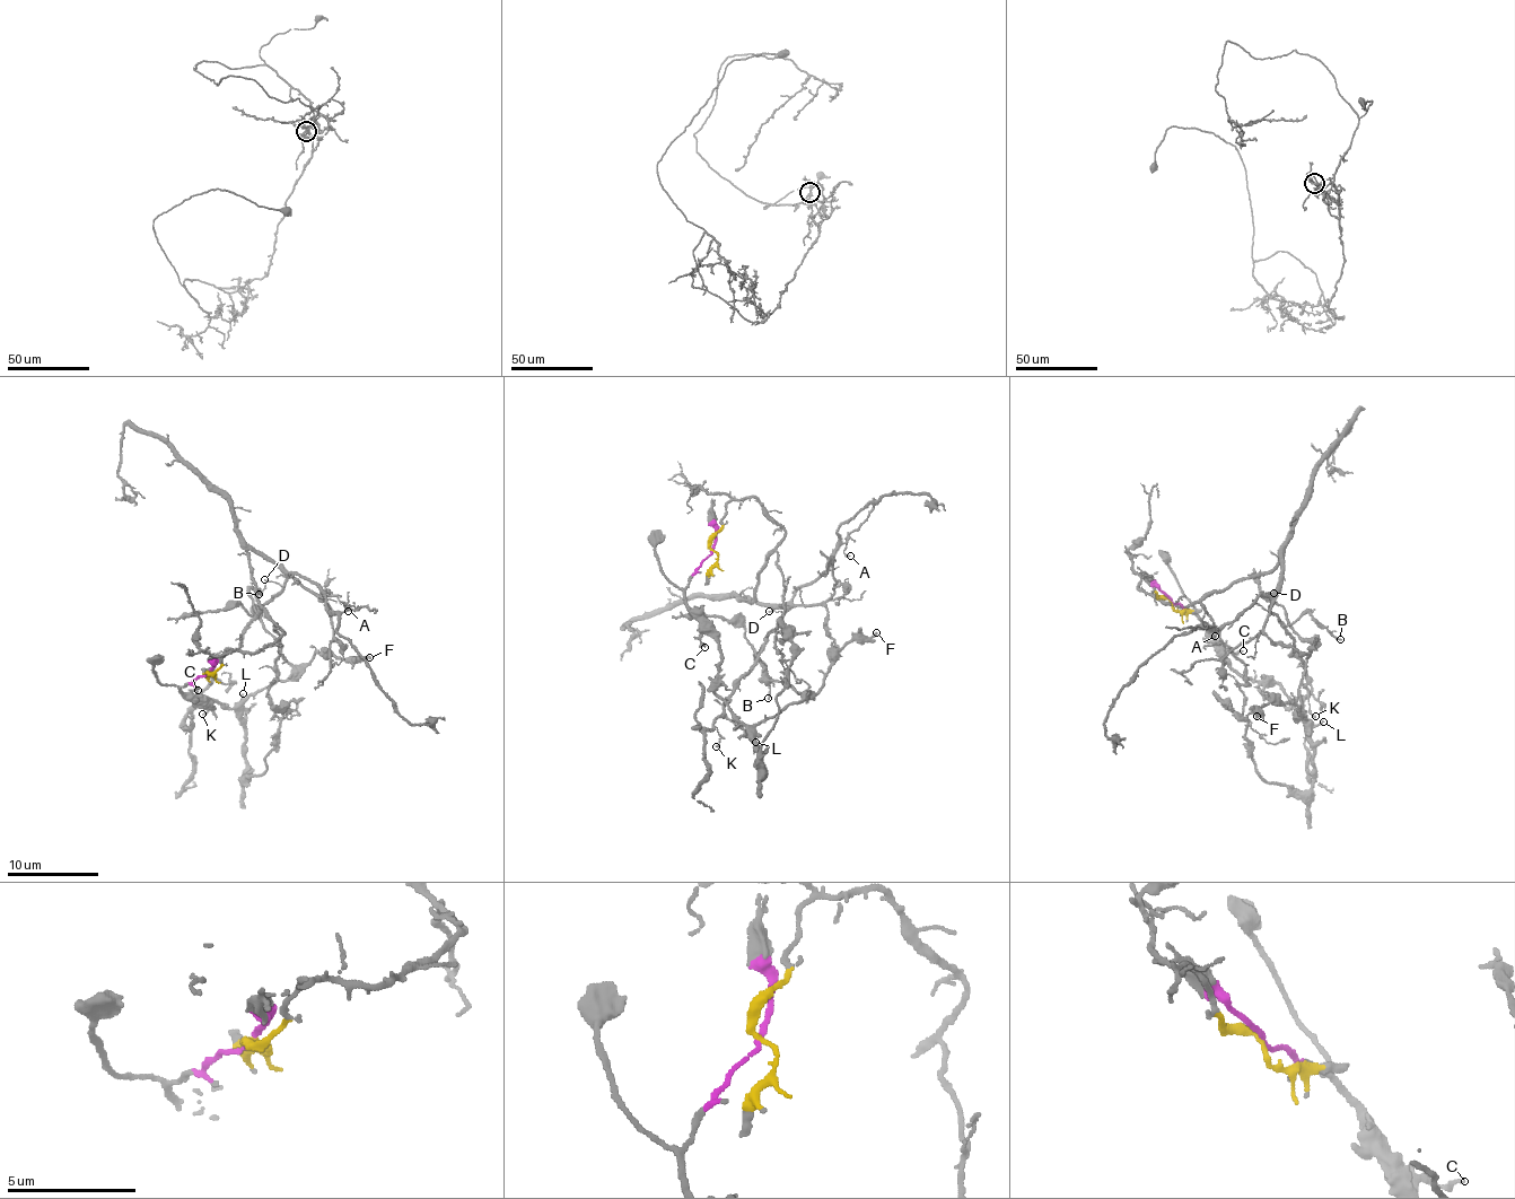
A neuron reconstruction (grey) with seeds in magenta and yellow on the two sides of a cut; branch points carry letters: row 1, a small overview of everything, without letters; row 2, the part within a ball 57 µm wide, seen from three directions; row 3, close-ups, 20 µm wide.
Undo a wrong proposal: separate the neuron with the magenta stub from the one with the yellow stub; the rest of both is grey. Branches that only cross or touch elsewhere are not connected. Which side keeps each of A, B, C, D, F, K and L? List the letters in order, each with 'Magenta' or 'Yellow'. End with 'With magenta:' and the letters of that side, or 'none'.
A: Yellow
B: Yellow
C: Magenta
D: Yellow
F: Magenta
K: Yellow
L: Magenta
With magenta: C, F, L

